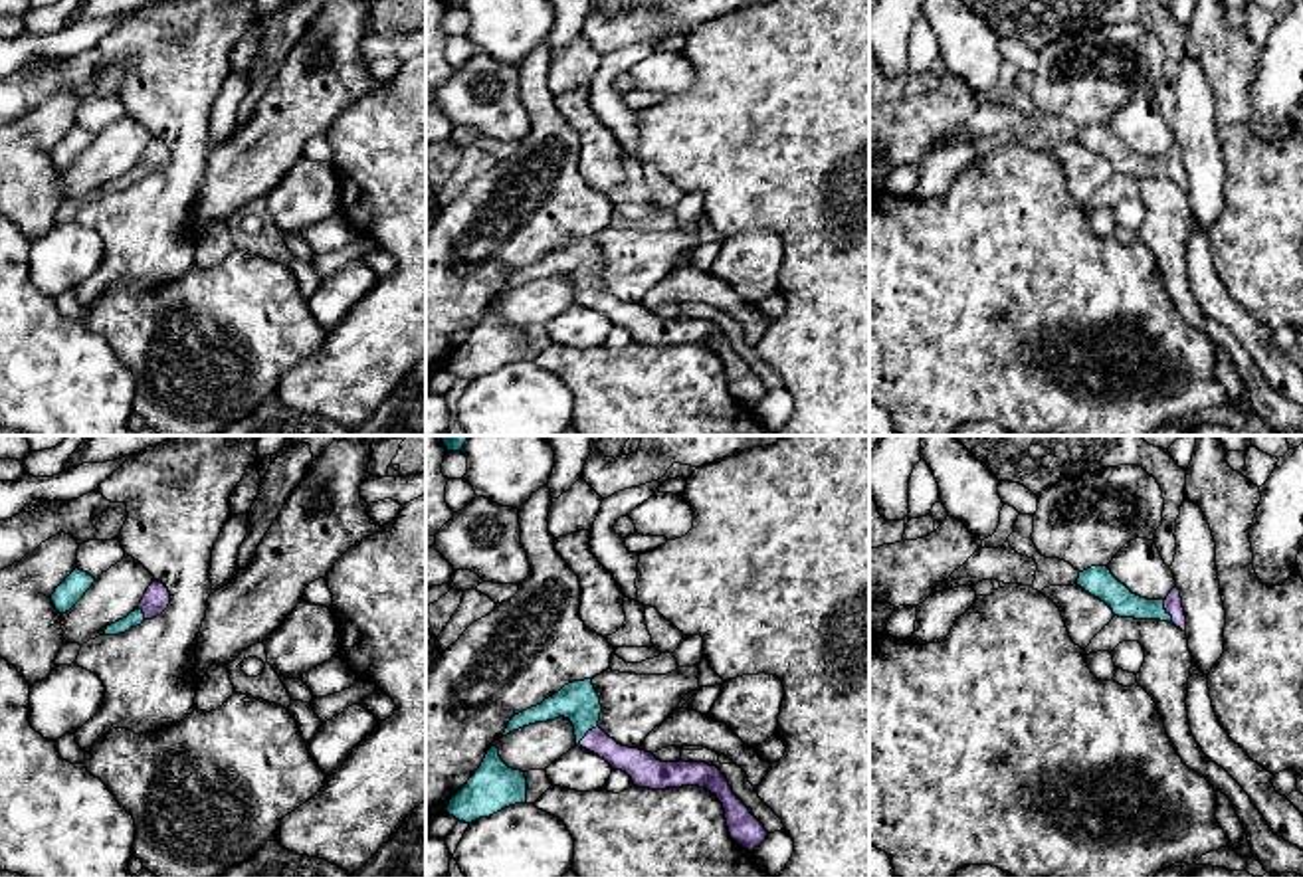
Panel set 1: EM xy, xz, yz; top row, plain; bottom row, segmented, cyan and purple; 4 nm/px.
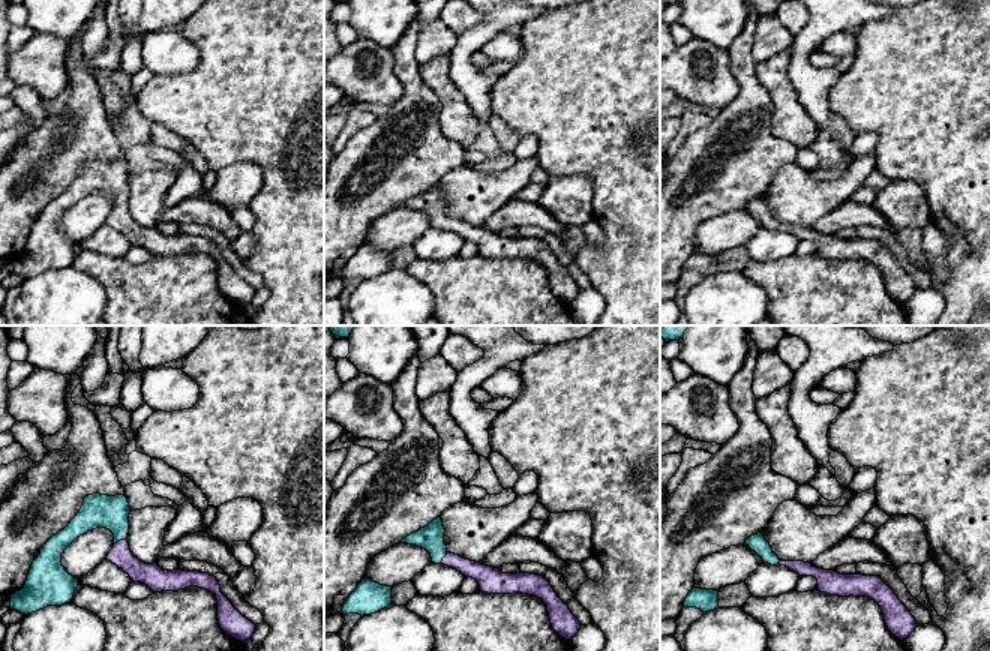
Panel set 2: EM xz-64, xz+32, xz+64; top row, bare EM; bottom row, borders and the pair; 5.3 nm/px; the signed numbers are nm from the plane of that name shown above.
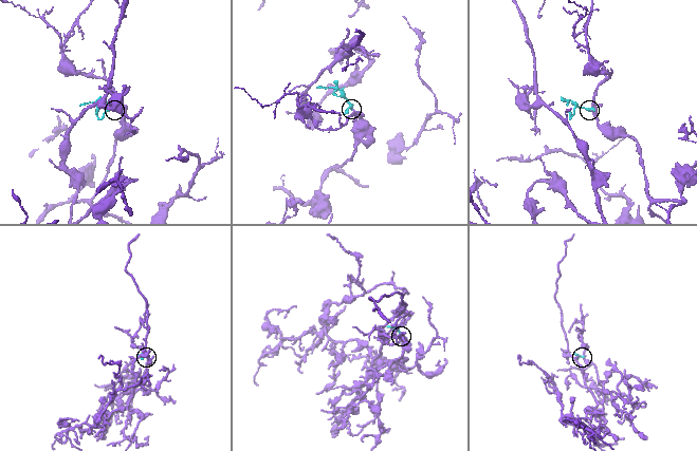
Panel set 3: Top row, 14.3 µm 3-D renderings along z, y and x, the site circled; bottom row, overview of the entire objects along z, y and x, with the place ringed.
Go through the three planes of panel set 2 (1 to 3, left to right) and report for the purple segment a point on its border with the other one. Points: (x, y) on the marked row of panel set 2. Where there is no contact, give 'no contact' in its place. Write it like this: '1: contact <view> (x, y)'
1: contact xz-64 (120, 539)
2: contact xz+32 (443, 557)
3: contact xz+64 (779, 560)

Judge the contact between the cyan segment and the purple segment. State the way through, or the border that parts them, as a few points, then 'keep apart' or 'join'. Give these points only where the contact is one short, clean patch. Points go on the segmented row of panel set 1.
way yz (1117, 596), (1169, 614), (1173, 604); join

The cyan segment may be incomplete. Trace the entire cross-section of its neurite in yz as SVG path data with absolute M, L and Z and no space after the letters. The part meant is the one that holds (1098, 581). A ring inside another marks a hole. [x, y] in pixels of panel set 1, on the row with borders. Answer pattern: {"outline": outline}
{"outline": "M1107 566L1079 572L1077 586L1105 602L1115 616L1135 620L1160 620L1186 630L1180 590L1174 586L1164 600L1147 600L1121 584Z"}

